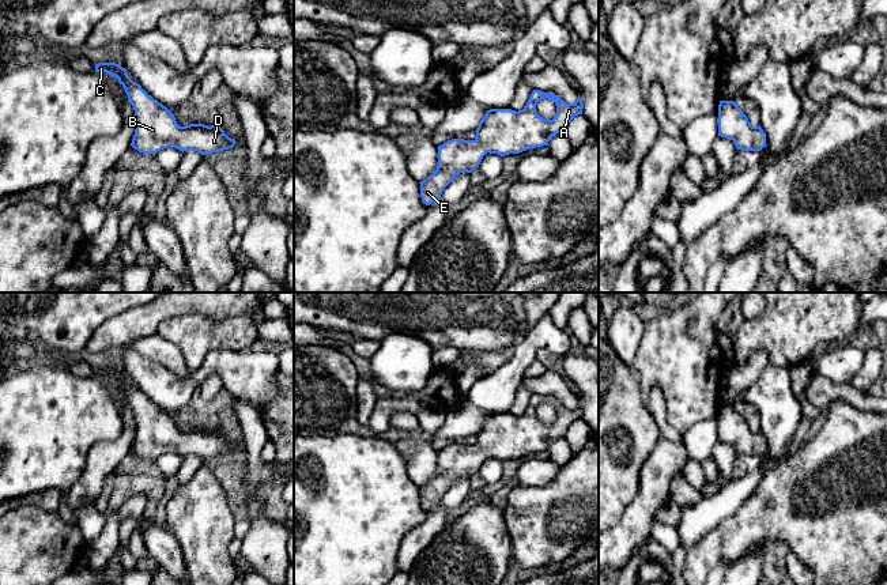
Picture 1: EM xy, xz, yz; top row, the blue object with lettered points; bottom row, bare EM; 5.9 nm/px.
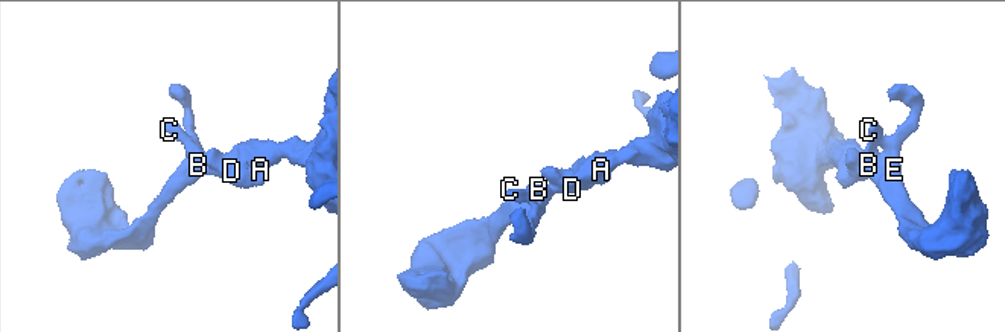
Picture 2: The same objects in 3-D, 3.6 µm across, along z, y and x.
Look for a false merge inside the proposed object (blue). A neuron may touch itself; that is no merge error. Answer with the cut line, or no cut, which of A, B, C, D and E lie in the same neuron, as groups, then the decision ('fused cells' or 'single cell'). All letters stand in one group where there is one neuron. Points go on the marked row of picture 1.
no cut | A B C D E | single cell

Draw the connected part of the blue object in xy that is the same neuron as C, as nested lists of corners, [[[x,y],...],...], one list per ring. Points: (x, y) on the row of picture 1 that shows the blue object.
[[[98,63],[95,72],[106,72],[118,79],[136,116],[136,129],[131,146],[143,154],[156,154],[169,147],[197,151],[203,155],[233,148],[235,140],[219,125],[189,124],[180,127],[174,114],[133,82],[127,69],[116,63]]]

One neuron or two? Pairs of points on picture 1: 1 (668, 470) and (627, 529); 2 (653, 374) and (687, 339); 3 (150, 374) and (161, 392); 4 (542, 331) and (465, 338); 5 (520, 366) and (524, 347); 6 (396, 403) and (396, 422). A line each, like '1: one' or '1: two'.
1: one
2: one
3: one
4: two
5: one
6: two

